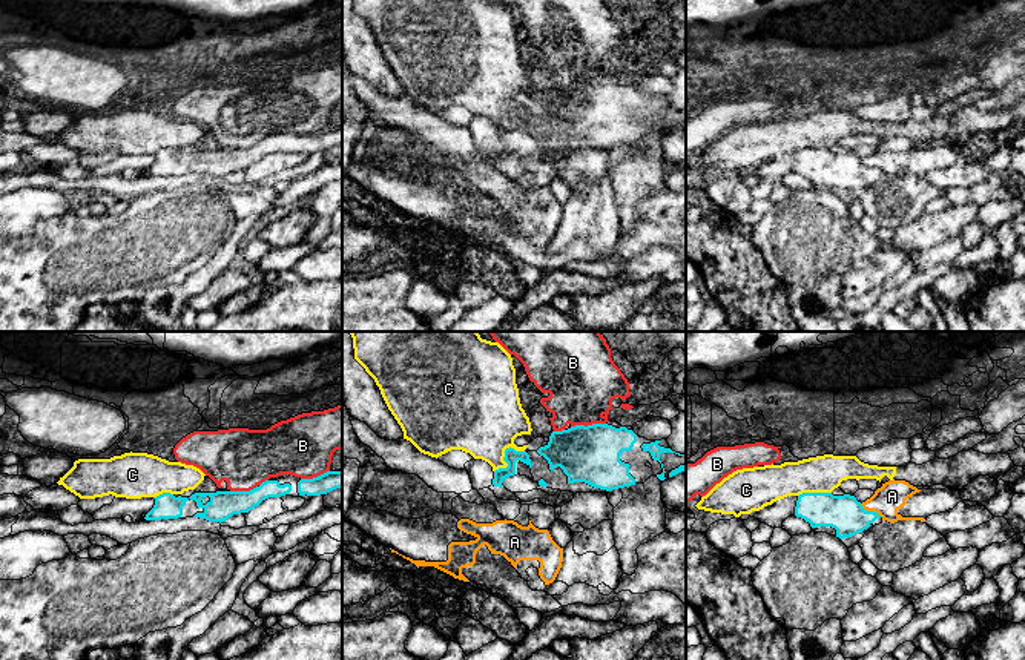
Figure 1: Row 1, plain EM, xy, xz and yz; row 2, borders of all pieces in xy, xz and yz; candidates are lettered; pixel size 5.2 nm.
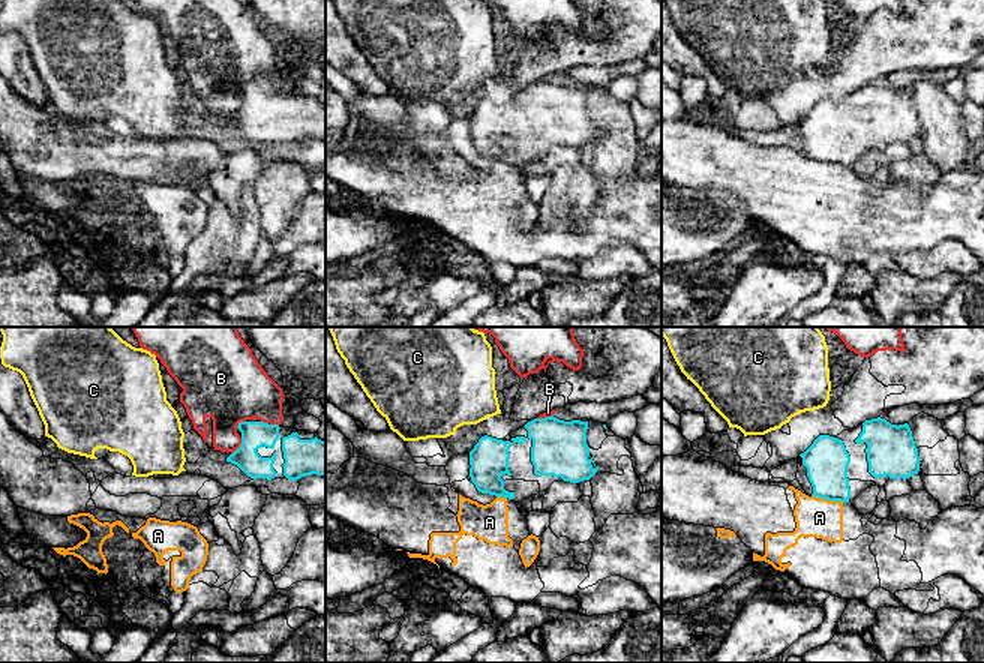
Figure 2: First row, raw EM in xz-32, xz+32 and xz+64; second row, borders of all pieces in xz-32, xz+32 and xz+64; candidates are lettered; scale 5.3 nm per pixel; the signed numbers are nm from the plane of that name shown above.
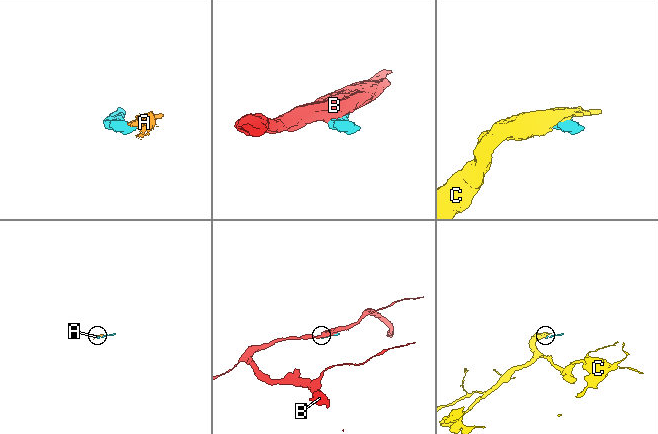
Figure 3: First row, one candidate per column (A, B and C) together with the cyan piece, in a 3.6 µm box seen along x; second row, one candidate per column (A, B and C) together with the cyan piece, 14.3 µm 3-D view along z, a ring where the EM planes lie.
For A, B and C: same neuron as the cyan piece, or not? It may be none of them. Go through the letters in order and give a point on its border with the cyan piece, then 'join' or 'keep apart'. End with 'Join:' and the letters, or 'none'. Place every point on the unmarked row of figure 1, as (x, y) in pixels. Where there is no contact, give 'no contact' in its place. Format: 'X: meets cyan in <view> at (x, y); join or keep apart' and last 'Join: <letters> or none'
A: meets cyan in yz at (870, 168); keep apart
B: meets cyan in xz at (588, 82); keep apart
C: meets cyan in xz at (505, 111); keep apart
Join: none

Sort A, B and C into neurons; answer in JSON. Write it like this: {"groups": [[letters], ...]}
{"groups": [["A"], ["B"], ["C"]]}

